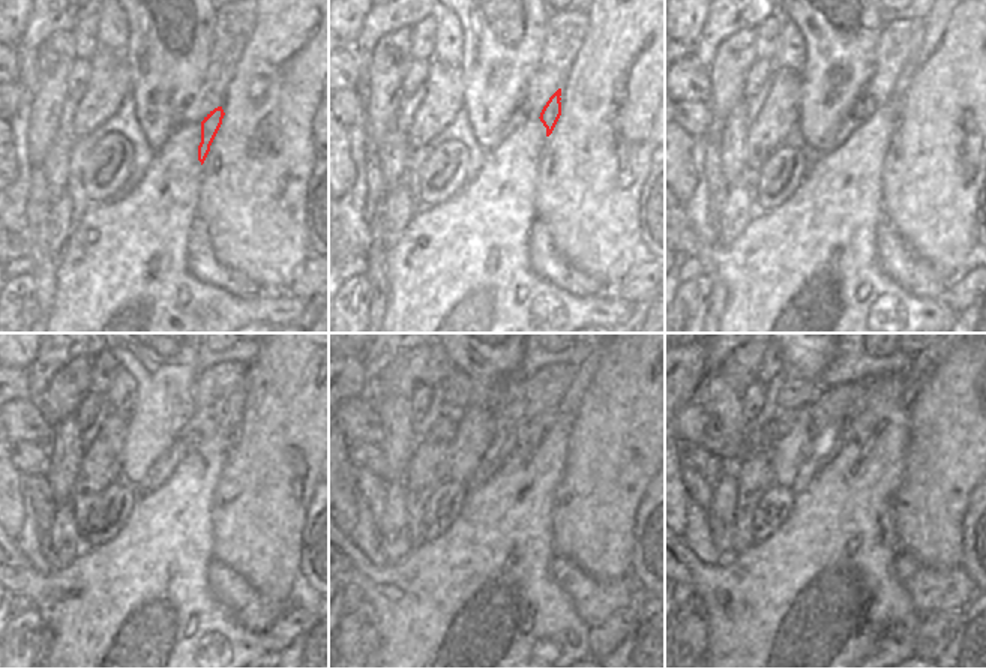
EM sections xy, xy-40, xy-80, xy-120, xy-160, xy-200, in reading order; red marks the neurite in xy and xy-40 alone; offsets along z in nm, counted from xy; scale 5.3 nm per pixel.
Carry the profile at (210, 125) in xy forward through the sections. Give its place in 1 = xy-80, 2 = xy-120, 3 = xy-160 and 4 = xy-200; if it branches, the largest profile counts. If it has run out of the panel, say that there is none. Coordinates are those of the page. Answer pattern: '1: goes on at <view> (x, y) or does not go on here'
1: goes on at xy-80 (895, 102)
2: goes on at xy-120 (230, 417)
3: goes on at xy-160 (586, 371)
4: goes on at xy-200 (925, 363)

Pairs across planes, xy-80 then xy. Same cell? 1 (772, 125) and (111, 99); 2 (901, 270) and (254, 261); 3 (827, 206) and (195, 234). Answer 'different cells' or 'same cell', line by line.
1: same cell
2: different cells
3: different cells

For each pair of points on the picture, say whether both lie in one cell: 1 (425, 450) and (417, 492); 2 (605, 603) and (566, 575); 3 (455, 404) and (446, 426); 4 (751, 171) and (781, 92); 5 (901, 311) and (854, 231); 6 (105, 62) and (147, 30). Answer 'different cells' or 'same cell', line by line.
1: same cell
2: same cell
3: different cells
4: same cell
5: same cell
6: different cells

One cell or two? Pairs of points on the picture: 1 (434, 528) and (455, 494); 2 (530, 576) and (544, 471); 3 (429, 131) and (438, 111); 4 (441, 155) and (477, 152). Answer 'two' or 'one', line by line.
1: one
2: one
3: one
4: two

